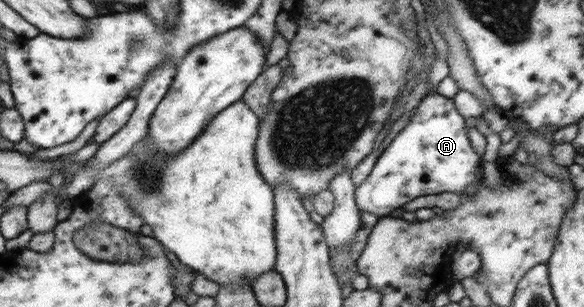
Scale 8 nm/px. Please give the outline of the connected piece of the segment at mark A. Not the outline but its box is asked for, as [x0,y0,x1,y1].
[355,93,483,218]

